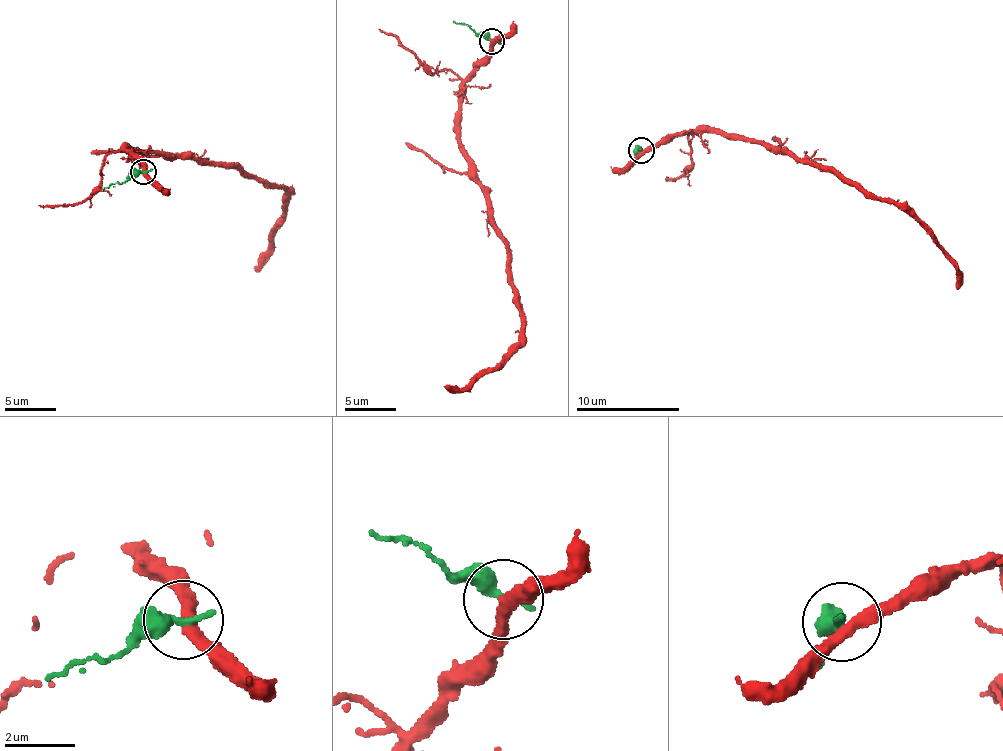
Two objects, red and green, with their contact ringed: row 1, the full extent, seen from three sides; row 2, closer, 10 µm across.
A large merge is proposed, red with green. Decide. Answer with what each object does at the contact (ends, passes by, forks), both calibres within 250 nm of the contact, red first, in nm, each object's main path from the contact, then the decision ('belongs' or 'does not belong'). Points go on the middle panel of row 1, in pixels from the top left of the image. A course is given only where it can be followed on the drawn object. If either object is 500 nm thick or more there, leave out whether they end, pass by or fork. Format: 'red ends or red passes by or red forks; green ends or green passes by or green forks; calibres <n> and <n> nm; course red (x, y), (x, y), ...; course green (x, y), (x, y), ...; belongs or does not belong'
red passes by; green ends; calibres 320 and 440 nm; course red (492, 43), (464, 84), (460, 148), (506, 244), (520, 332), (516, 346), (467, 385), (443, 387); course green (492, 40), (452, 20); does not belong

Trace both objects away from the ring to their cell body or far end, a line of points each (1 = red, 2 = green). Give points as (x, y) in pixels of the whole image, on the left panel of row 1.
1: (144, 171), (136, 155), (125, 150), (230, 165), (284, 186), (288, 198), (265, 260), (254, 271)
2: (143, 171), (102, 190)

